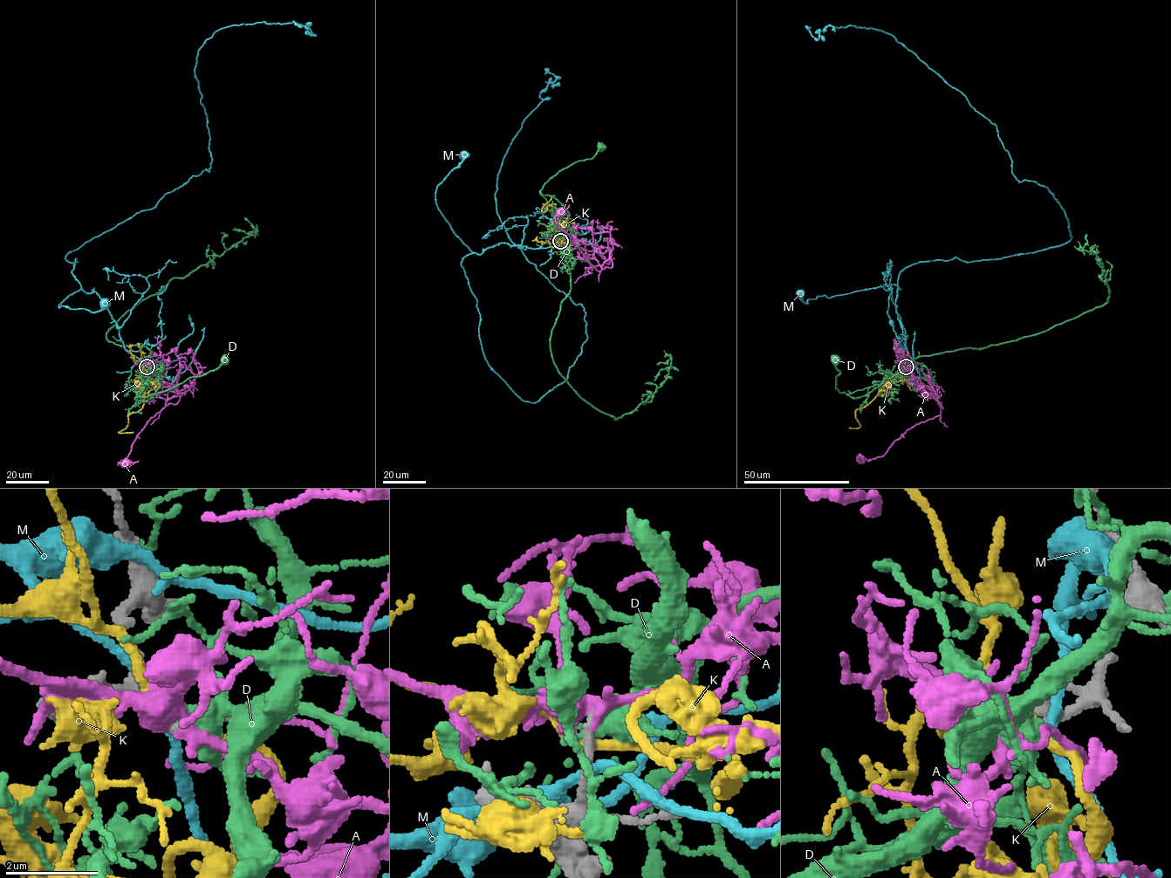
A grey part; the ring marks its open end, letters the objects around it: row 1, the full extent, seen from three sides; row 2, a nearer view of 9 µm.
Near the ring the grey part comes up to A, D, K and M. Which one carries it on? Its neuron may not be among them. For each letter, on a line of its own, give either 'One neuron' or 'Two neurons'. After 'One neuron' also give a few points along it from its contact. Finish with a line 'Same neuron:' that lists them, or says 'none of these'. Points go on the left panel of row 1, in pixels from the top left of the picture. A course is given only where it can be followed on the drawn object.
A: One neuron. Its course: (147, 366), (161, 371), (154, 381), (161, 387), (170, 386), (167, 400), (118, 463), (126, 463)
D: Two neurons
K: Two neurons
M: Two neurons
Same neuron: A

